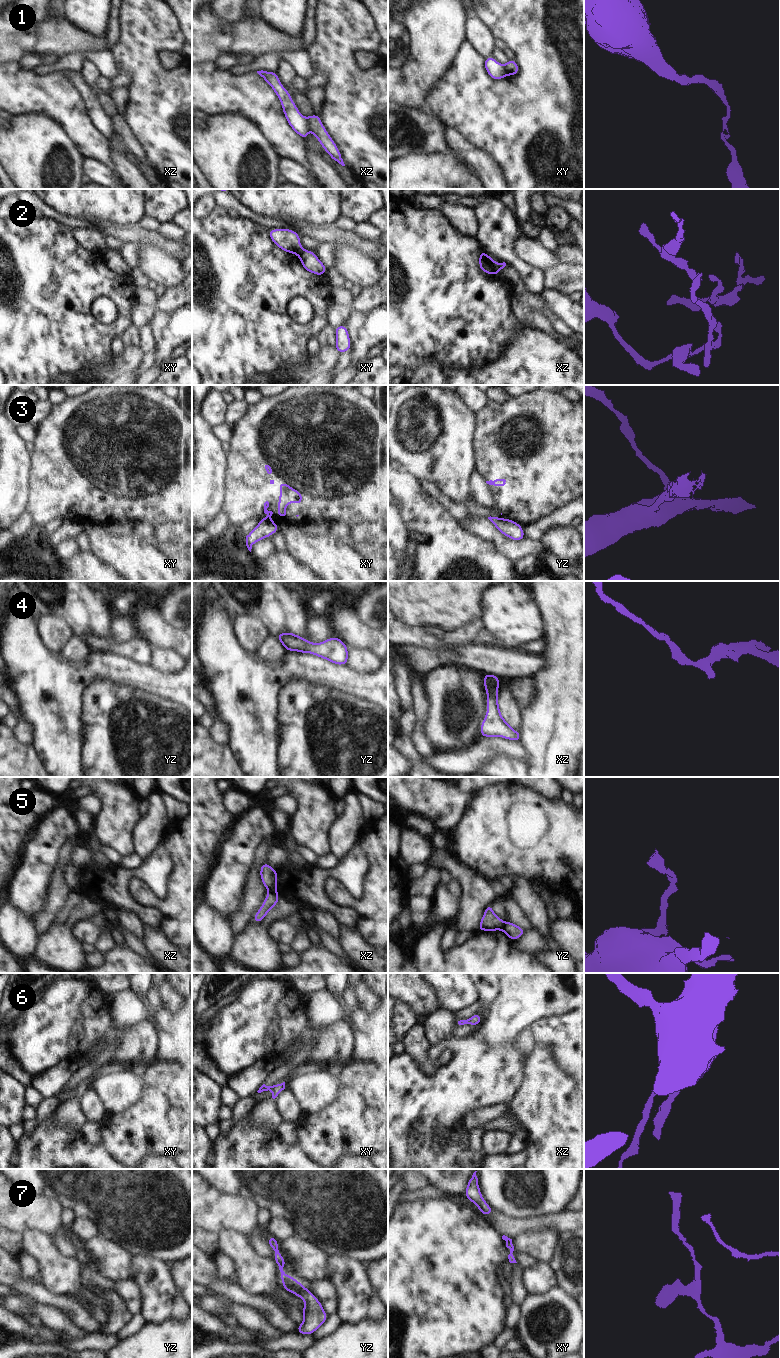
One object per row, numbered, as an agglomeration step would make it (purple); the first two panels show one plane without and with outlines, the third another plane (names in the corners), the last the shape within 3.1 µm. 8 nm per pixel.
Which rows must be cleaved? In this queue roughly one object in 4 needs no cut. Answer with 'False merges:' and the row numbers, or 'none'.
False merges: 1, 2, 3, 5, 6

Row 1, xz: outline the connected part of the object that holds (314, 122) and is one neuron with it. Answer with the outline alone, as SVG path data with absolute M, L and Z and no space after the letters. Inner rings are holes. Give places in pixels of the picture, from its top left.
M312 114L306 118L306 121L308 123L308 129L313 132L323 149L330 155L331 159L338 162L342 166L345 166L342 155L332 137L328 134L324 125L322 124L320 116Z

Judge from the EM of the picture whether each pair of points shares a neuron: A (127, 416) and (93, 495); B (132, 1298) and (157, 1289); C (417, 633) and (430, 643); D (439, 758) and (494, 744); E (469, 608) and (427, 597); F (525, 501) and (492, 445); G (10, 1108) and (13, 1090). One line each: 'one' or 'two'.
A: one
B: two
C: one
D: one
E: one
F: one
G: one

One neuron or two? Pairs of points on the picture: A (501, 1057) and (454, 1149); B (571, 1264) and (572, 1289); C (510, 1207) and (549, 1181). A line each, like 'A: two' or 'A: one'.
A: one
B: one
C: one

